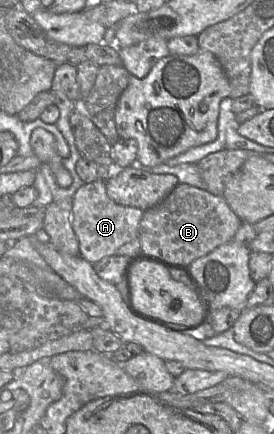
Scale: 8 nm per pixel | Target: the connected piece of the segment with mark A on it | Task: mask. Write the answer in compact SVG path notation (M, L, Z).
M96 180L81 186L73 196L71 223L78 238L80 255L94 264L104 257L117 255L124 244L139 237L139 225L144 210L124 206L112 200L106 190L106 182Z

